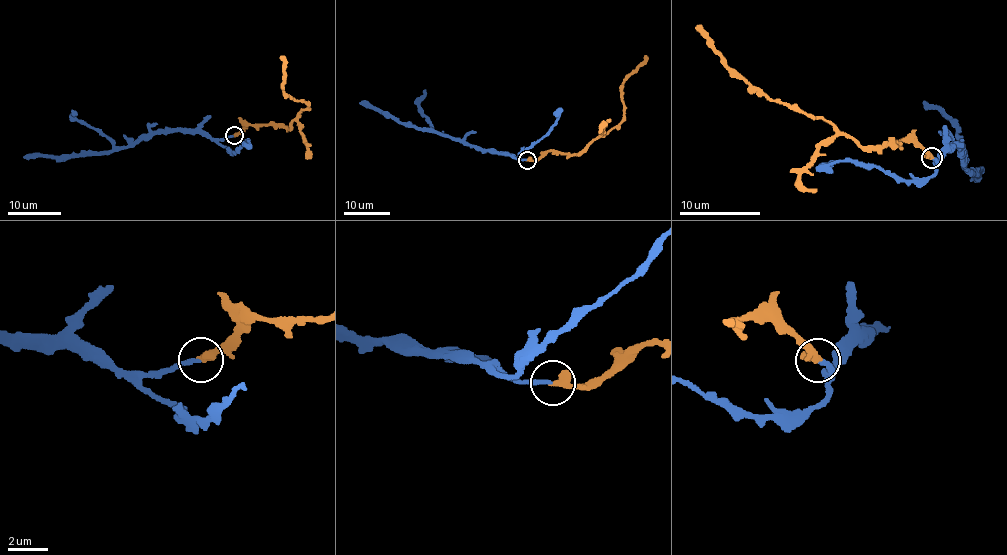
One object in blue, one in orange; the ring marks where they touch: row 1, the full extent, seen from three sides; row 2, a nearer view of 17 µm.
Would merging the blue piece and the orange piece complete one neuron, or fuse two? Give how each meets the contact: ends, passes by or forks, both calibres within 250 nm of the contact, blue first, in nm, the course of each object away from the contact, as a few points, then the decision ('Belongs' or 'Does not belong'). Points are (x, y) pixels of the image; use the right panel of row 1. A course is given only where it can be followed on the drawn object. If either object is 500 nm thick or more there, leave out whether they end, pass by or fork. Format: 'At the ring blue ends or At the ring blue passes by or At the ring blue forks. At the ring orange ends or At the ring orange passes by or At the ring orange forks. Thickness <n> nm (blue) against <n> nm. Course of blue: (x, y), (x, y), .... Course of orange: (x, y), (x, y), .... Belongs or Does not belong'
At the ring blue ends. At the ring orange ends. Thickness 200 nm (blue) against 440 nm. Course of blue: (931, 157), (940, 161), (949, 149), (962, 144), (963, 166), (972, 173), (982, 171). Course of orange: (931, 157), (911, 142), (862, 147), (826, 122), (791, 106), (769, 101), (724, 63), (713, 41), (698, 24). Belongs

